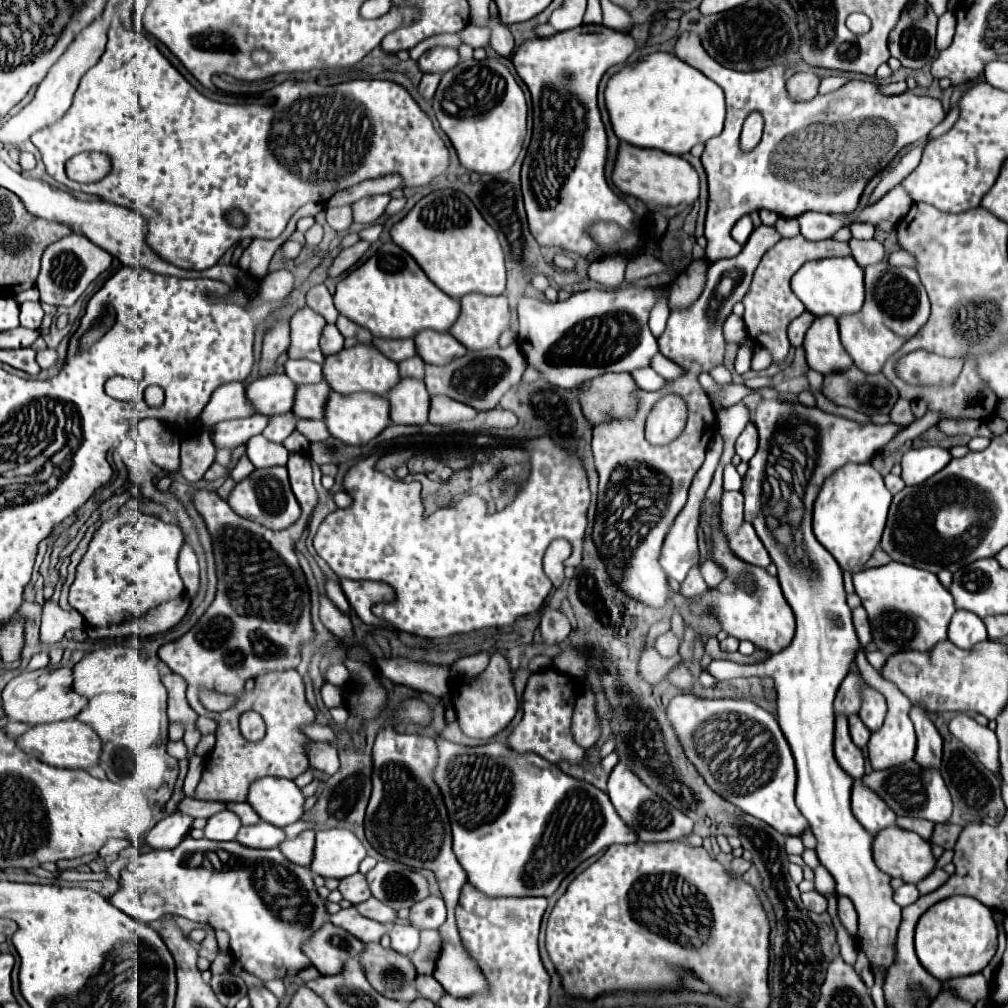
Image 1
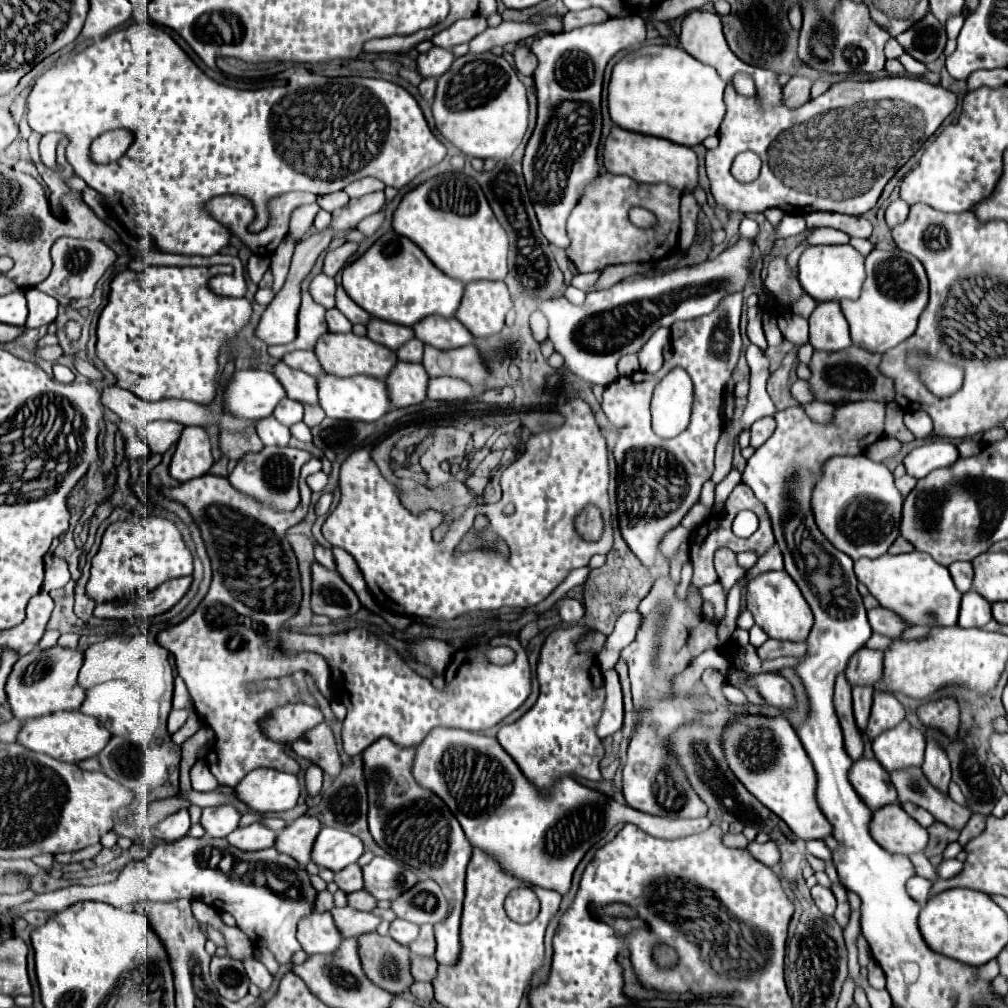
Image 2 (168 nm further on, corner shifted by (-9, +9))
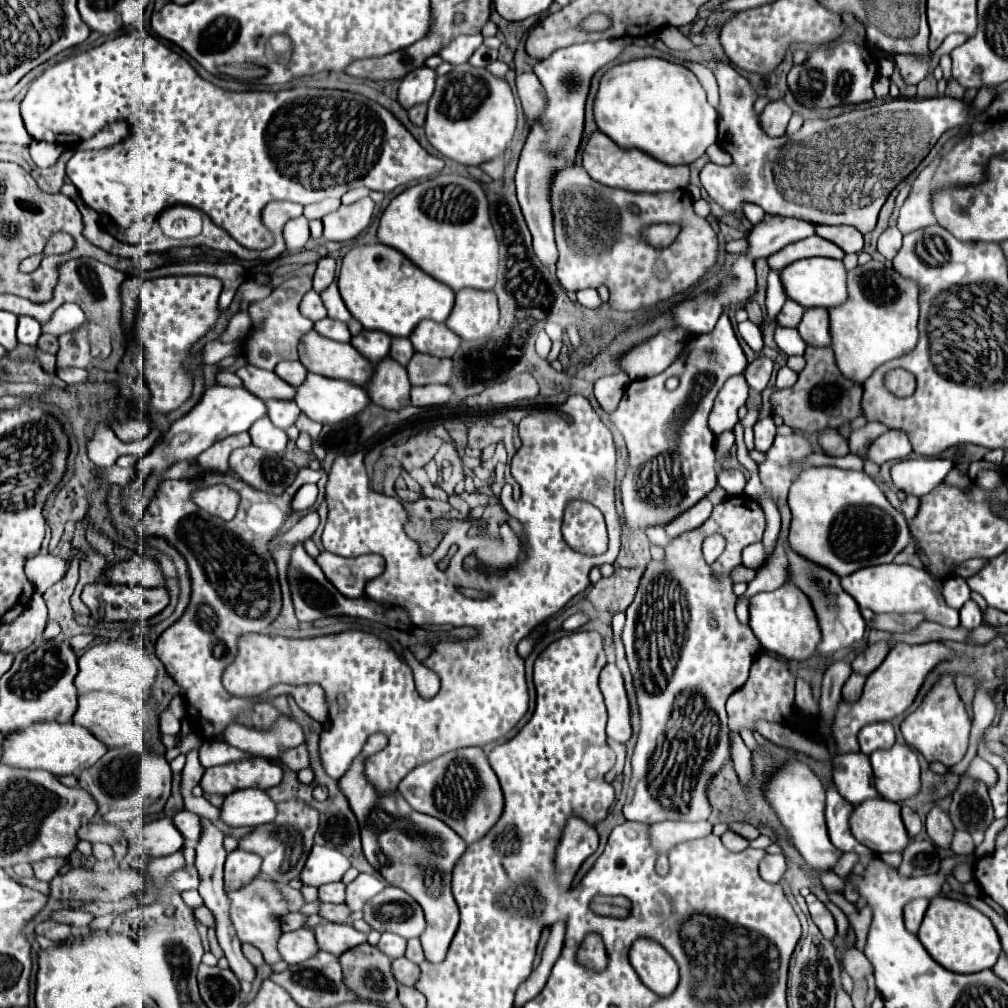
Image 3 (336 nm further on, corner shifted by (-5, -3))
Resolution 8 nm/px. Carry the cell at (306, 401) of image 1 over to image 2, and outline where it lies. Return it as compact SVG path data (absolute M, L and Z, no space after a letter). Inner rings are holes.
M283 362L275 364L273 374L277 376L277 380L281 380L281 386L285 388L289 398L303 404L317 404L317 382L313 376L301 370L293 370Z

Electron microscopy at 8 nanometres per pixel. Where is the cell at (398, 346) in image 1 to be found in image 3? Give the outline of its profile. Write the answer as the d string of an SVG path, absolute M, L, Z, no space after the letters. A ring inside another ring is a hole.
M361 330L361 334L351 338L351 344L373 364L387 358L391 350L391 338L379 330Z

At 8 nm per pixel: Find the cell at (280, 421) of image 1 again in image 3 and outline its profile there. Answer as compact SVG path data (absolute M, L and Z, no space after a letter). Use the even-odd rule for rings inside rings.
M267 400L265 404L267 404L267 408L269 408L267 416L269 416L271 422L273 422L277 428L281 428L281 430L291 428L291 426L295 424L297 416L301 414L301 410L297 408L295 402L285 402L285 400Z

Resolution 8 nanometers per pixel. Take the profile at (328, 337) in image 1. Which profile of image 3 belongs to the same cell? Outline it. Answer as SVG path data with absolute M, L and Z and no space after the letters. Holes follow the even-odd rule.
M323 318L323 320L315 322L315 330L321 336L337 340L337 342L349 342L351 340L351 334L349 334L347 326L341 324L341 322L337 322L337 320L331 320L331 318Z

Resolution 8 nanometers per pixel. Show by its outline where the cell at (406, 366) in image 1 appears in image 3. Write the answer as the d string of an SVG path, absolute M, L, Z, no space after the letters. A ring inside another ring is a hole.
M393 338L389 356L391 356L395 362L399 362L401 366L407 366L413 354L415 354L415 350L413 350L413 344L409 342L409 338Z

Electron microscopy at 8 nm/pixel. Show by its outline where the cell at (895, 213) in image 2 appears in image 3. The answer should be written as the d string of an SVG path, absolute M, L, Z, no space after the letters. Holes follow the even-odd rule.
M897 226L887 228L887 230L879 236L877 250L879 250L887 260L893 260L893 256L895 256L895 254L897 254L897 250L901 248L901 238L903 238L903 234L899 232L899 228L897 228Z

